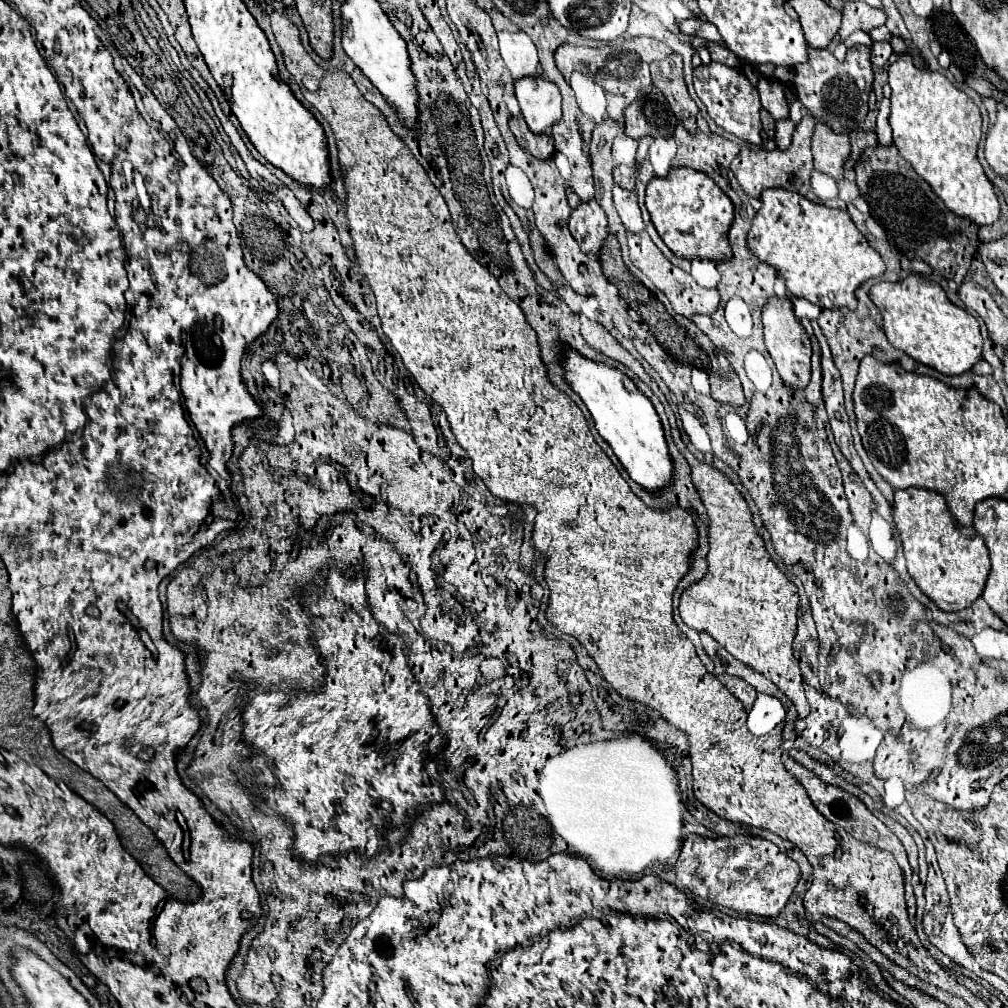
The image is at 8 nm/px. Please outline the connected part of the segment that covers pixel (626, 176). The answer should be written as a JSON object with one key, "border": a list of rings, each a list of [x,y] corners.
{"border":[[[615,166],[613,170],[613,178],[619,186],[623,186],[625,190],[633,190],[633,174],[629,174],[627,166]]]}

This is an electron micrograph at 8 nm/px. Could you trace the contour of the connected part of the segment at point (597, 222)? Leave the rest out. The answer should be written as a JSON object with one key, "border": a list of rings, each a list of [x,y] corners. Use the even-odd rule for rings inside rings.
{"border":[[[595,200],[581,202],[571,212],[569,228],[579,248],[585,254],[597,256],[603,246],[603,240],[607,238],[607,216],[603,214],[601,206]]]}

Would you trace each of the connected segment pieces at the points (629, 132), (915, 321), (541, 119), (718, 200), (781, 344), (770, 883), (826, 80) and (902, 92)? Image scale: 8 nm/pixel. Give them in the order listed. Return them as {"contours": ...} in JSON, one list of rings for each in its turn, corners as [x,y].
{"contours":[[[[647,88],[625,108],[625,136],[671,136],[677,120],[669,108],[669,102],[657,88]]],[[[909,274],[899,282],[879,282],[871,288],[869,298],[883,316],[883,332],[891,346],[903,350],[915,362],[935,368],[941,374],[963,374],[981,358],[979,322],[951,304],[941,286],[927,282],[919,274]]],[[[541,76],[515,80],[515,96],[533,134],[545,134],[561,118],[561,94],[553,82]]],[[[671,168],[665,178],[653,178],[647,184],[645,206],[657,234],[675,256],[713,262],[731,260],[727,232],[733,222],[733,204],[707,174],[693,168]]],[[[773,298],[771,302],[767,302],[767,310],[763,310],[763,326],[765,326],[767,352],[771,354],[783,384],[787,384],[793,390],[803,390],[811,380],[811,342],[793,314],[791,300]]],[[[691,834],[681,846],[677,878],[689,892],[713,904],[733,908],[739,914],[775,918],[783,912],[793,888],[801,878],[801,872],[795,860],[785,856],[765,838],[747,834],[737,834],[735,838],[707,838]]],[[[857,44],[847,50],[843,62],[839,62],[827,48],[809,48],[809,60],[795,66],[793,88],[803,108],[817,120],[827,124],[835,132],[851,132],[859,128],[859,120],[865,120],[869,108],[869,92],[873,84],[873,68],[869,60],[869,46]]],[[[909,54],[899,56],[895,64],[887,68],[891,86],[891,114],[889,124],[893,128],[893,144],[899,154],[915,168],[915,172],[933,188],[933,192],[945,202],[945,206],[963,218],[973,220],[979,228],[991,226],[999,220],[999,200],[995,196],[993,184],[987,180],[981,164],[977,162],[977,144],[981,138],[981,112],[973,100],[957,90],[941,72],[931,72],[929,68],[915,68]]]]}

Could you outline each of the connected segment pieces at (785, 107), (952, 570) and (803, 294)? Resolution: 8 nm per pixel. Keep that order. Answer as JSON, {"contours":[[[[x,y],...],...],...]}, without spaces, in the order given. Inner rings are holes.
{"contours":[[[[759,76],[757,80],[757,90],[761,94],[761,104],[763,108],[775,118],[775,120],[781,120],[781,118],[787,118],[789,116],[789,102],[785,98],[785,90],[783,90],[783,84],[775,78],[765,78],[765,76]]],[[[905,488],[895,492],[893,520],[903,542],[907,570],[915,584],[935,606],[945,612],[959,612],[981,596],[989,576],[989,552],[975,528],[957,524],[939,492]]],[[[767,188],[761,194],[761,210],[753,218],[753,226],[747,234],[747,250],[761,262],[775,268],[785,278],[789,292],[795,298],[805,298],[821,308],[857,308],[857,300],[853,296],[855,288],[883,274],[885,264],[881,256],[867,244],[863,234],[855,228],[853,220],[843,210],[833,210],[823,204],[815,204],[797,192],[787,192],[783,188]]]]}

